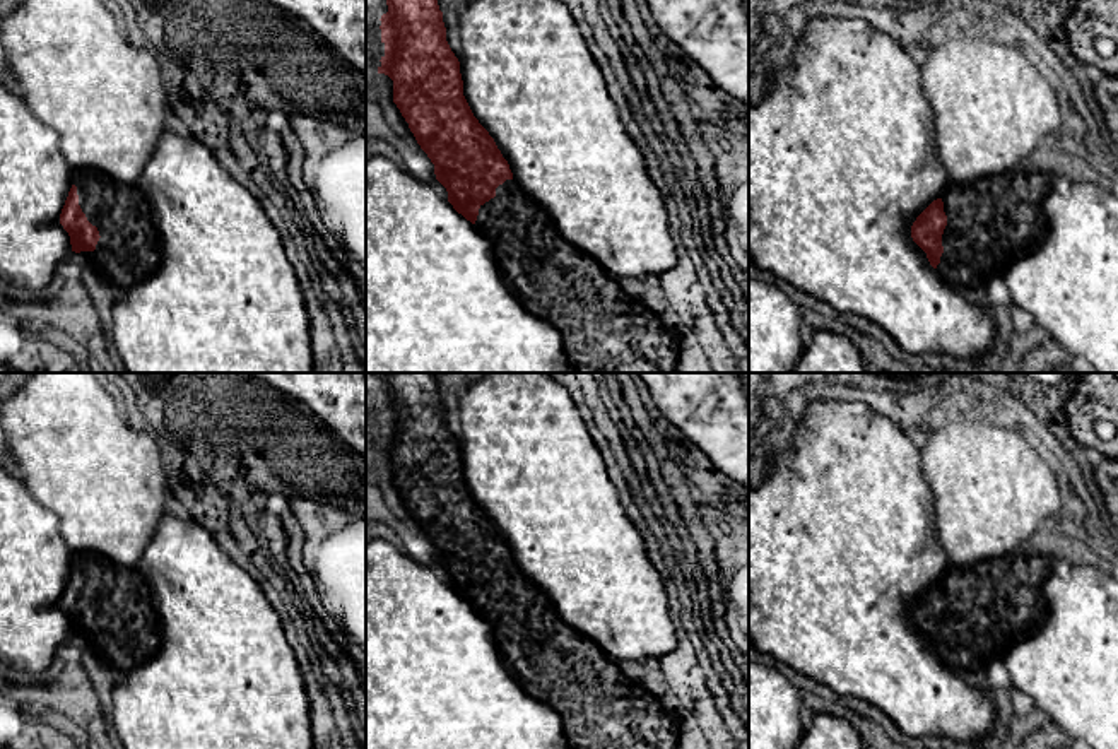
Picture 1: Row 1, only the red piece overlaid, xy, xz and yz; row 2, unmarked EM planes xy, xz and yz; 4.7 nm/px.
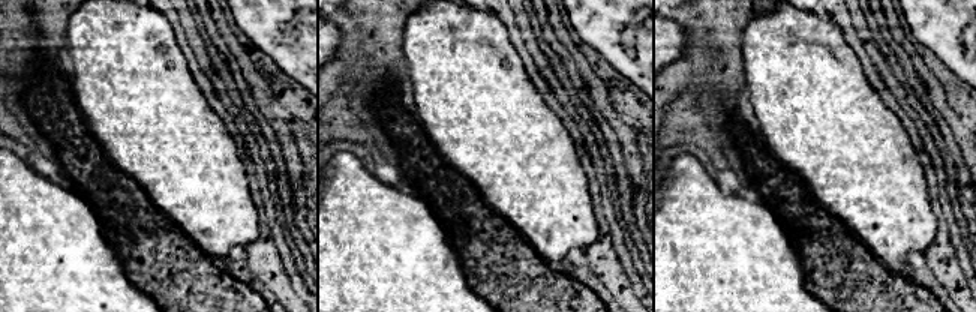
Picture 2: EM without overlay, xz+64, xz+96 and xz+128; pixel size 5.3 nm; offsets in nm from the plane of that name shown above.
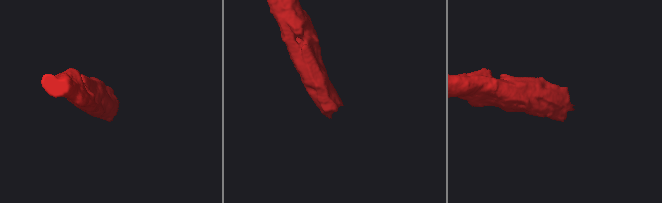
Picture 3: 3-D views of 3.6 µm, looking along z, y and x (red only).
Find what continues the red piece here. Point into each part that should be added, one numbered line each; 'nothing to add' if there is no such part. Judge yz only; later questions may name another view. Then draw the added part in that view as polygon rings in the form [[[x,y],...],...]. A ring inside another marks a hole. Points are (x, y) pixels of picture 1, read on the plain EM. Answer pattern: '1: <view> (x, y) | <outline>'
1: yz (992, 604) | [[[1041,546],[968,566],[954,564],[942,580],[947,609],[935,655],[956,674],[985,681],[988,663],[1046,619],[1043,585],[1051,571]]]

